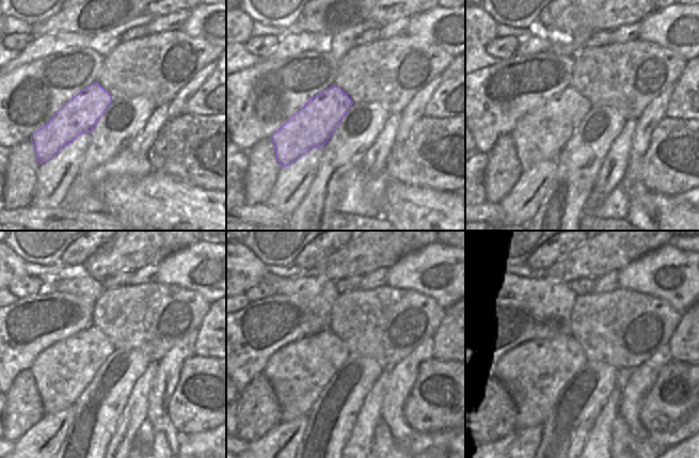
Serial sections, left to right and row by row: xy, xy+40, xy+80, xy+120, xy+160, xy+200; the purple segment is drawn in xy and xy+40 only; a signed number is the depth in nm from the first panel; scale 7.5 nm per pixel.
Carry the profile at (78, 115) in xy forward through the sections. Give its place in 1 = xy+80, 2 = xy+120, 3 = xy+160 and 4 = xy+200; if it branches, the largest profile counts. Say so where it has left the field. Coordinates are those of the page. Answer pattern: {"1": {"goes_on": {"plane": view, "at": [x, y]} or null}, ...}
{"1": {"goes_on": {"plane": "xy+80", "at": [541, 135]}}, "2": {"goes_on": {"plane": "xy+120", "at": [62, 372]}}, "3": {"goes_on": {"plane": "xy+160", "at": [299, 372]}}, "4": {"goes_on": {"plane": "xy+200", "at": [538, 370]}}}

